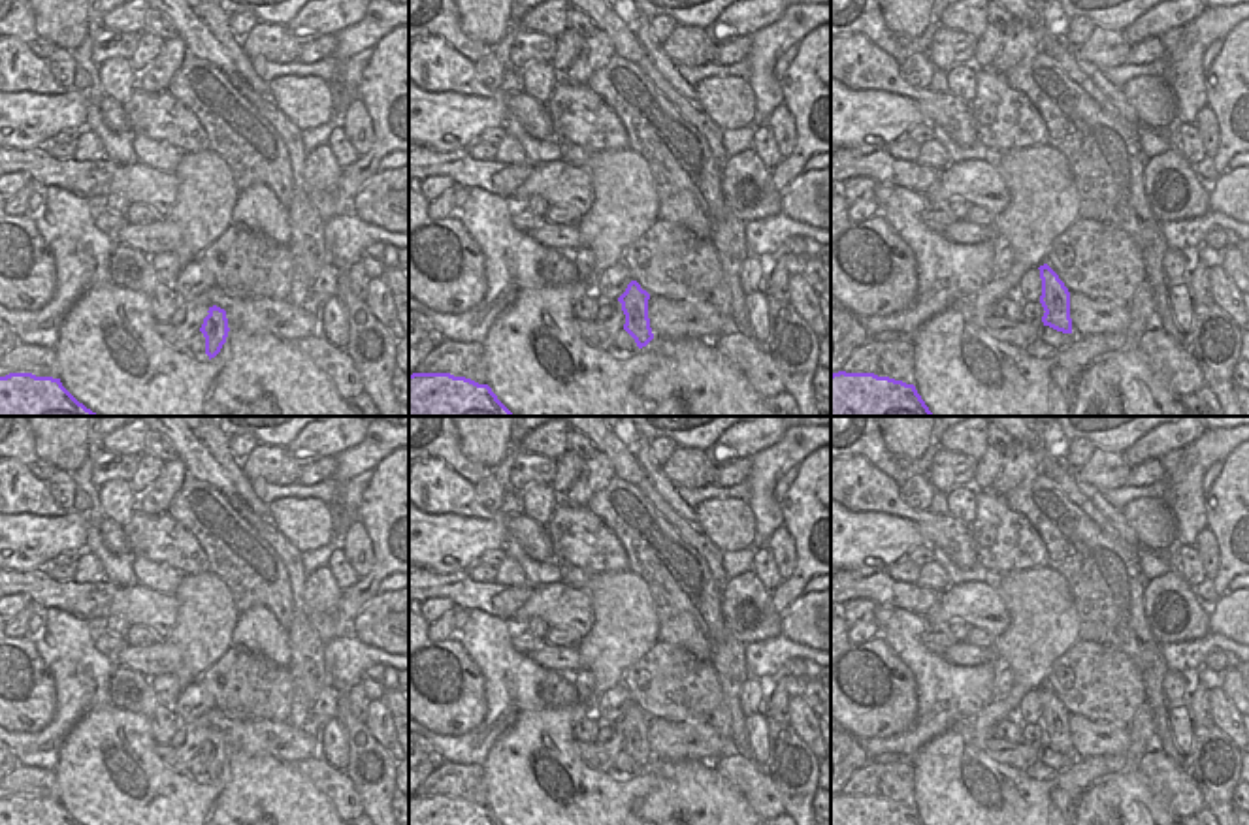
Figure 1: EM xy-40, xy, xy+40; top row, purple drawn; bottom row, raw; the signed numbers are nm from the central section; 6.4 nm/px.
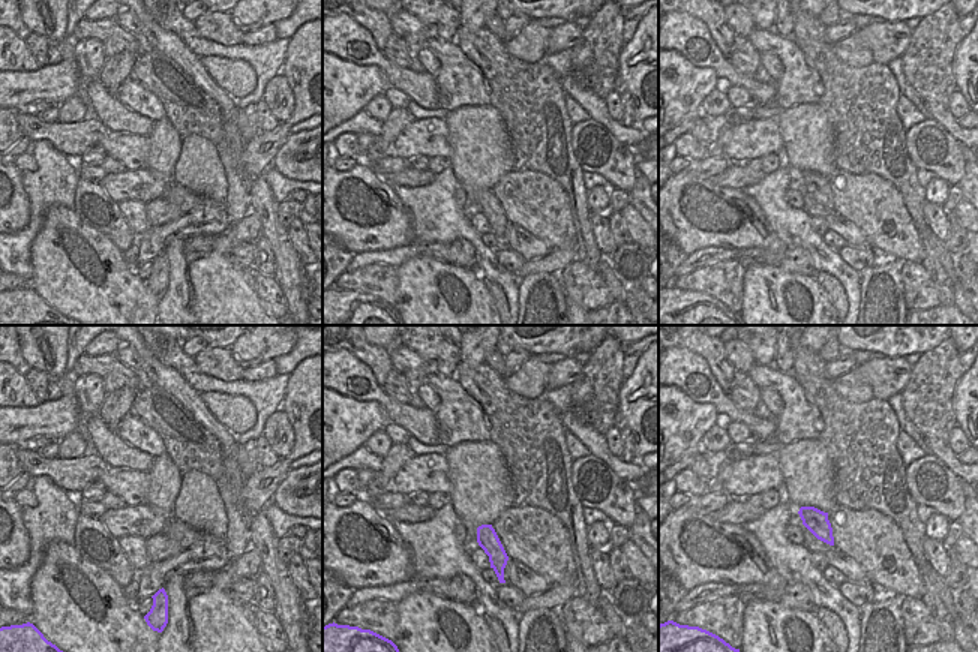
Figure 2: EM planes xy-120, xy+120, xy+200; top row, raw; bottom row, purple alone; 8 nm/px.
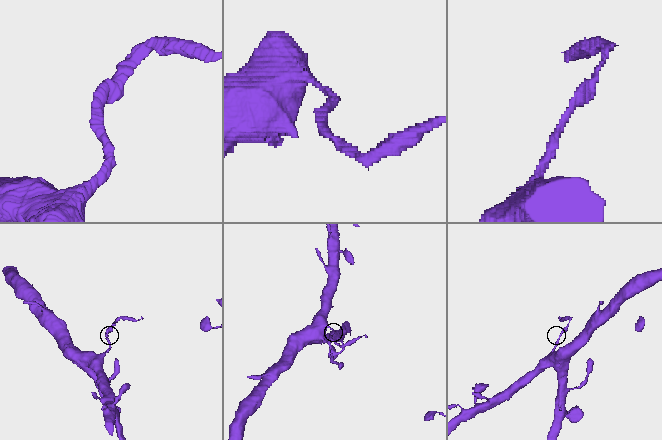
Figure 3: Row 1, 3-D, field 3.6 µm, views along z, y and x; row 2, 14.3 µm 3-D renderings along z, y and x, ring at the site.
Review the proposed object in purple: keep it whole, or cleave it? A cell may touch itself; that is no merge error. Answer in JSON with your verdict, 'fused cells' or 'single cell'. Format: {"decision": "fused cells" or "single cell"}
{"decision": "fused cells"}

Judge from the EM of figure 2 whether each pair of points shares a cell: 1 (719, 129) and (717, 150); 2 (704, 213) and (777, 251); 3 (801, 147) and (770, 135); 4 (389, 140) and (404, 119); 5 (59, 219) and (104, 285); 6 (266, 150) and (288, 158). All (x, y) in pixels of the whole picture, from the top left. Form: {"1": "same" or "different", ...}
{"1": "same", "2": "same", "3": "different", "4": "same", "5": "same", "6": "different"}

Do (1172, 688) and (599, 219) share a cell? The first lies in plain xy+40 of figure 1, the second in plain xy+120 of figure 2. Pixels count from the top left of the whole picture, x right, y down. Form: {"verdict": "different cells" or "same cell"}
{"verdict": "different cells"}

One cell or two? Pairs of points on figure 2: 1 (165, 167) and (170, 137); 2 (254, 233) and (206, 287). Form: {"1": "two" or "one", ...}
{"1": "one", "2": "one"}

